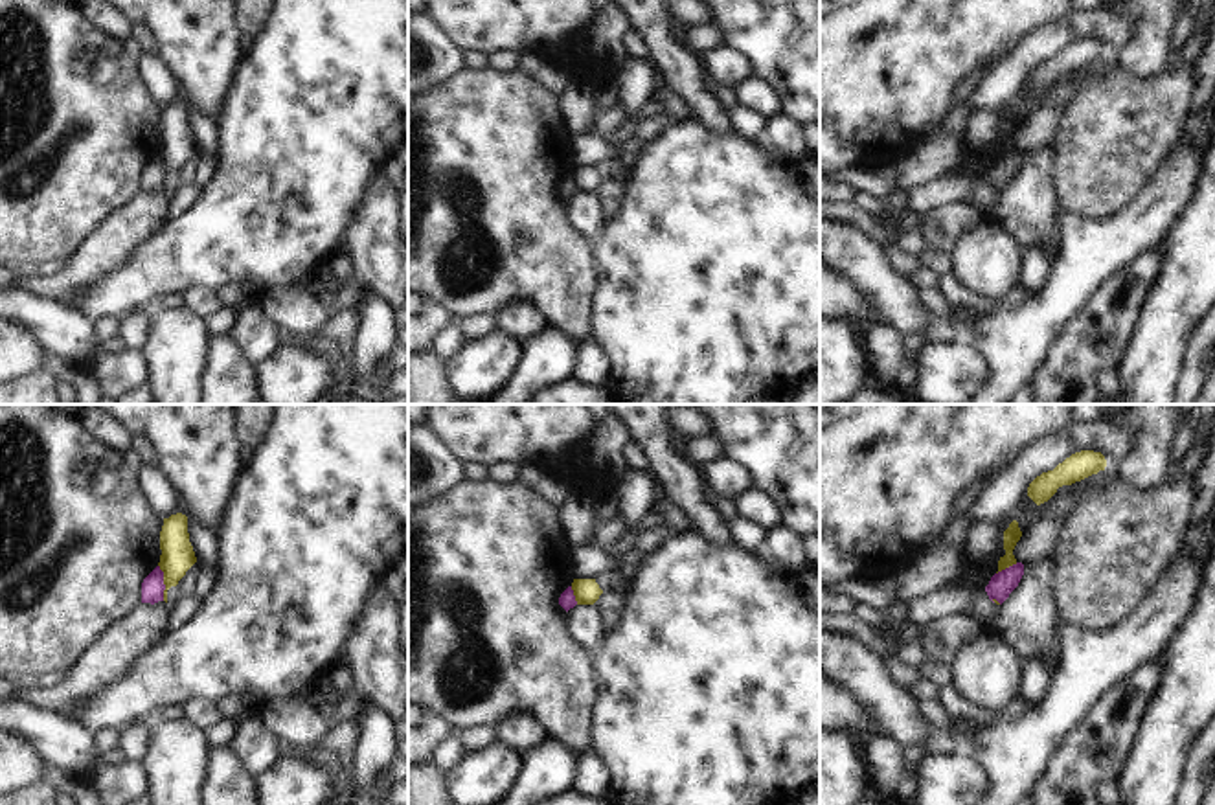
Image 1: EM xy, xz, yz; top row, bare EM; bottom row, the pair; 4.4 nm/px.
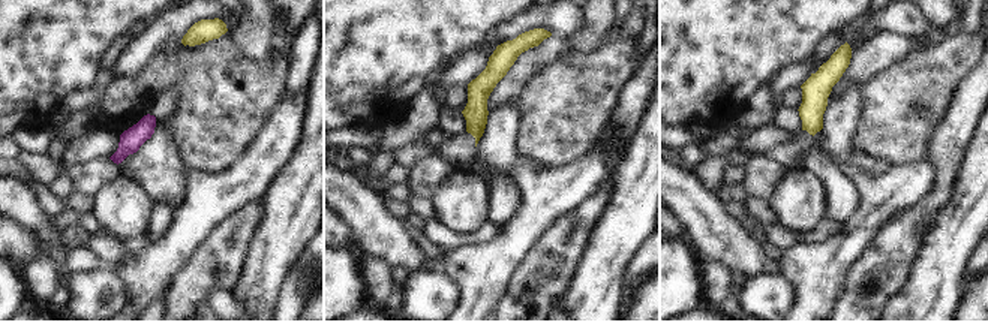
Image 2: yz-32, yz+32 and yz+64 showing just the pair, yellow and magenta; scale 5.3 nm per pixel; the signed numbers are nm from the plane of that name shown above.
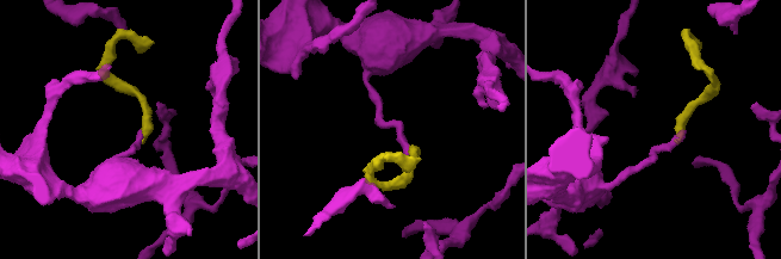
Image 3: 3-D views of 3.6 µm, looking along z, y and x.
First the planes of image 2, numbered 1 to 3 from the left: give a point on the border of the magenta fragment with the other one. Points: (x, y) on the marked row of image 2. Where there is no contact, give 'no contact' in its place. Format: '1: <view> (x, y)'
1: no contact
2: no contact
3: no contact

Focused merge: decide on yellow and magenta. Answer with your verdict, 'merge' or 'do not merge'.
do not merge

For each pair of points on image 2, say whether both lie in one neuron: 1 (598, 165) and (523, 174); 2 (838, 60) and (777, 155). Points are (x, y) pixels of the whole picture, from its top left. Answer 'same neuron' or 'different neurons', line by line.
1: same neuron
2: same neuron

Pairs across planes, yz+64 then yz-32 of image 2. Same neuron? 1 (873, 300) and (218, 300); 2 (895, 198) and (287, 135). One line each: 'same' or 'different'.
1: different
2: same

